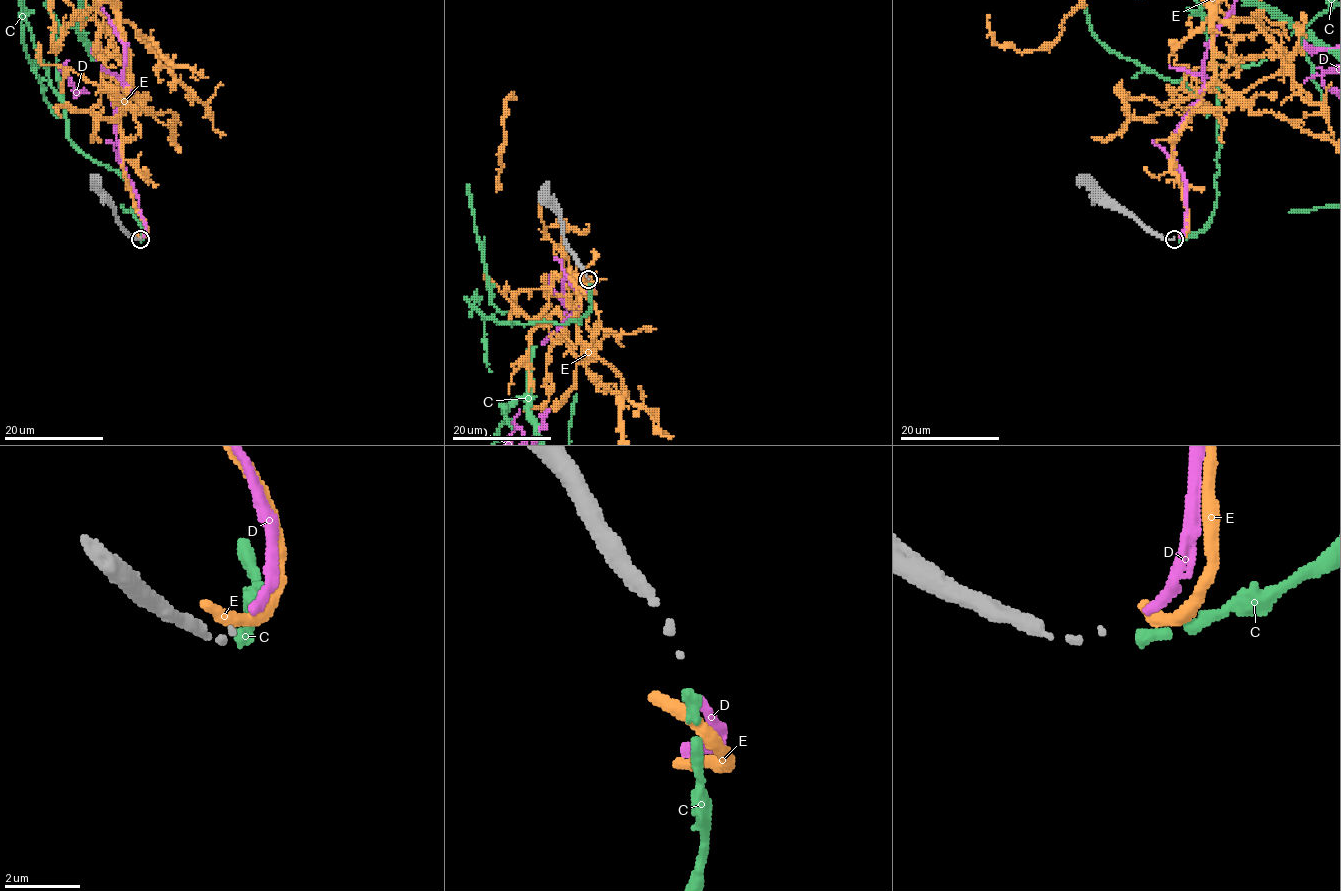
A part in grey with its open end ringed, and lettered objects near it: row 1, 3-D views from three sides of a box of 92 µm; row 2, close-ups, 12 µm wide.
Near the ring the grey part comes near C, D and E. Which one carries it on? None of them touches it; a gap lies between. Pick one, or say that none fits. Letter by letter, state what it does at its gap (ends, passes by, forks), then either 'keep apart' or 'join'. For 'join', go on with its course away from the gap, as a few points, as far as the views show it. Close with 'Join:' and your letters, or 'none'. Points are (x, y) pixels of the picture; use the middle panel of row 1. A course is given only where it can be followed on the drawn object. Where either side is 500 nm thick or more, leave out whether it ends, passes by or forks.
C: it ends | join
D: it ends | keep apart
E: it ends | keep apart
Join: C

